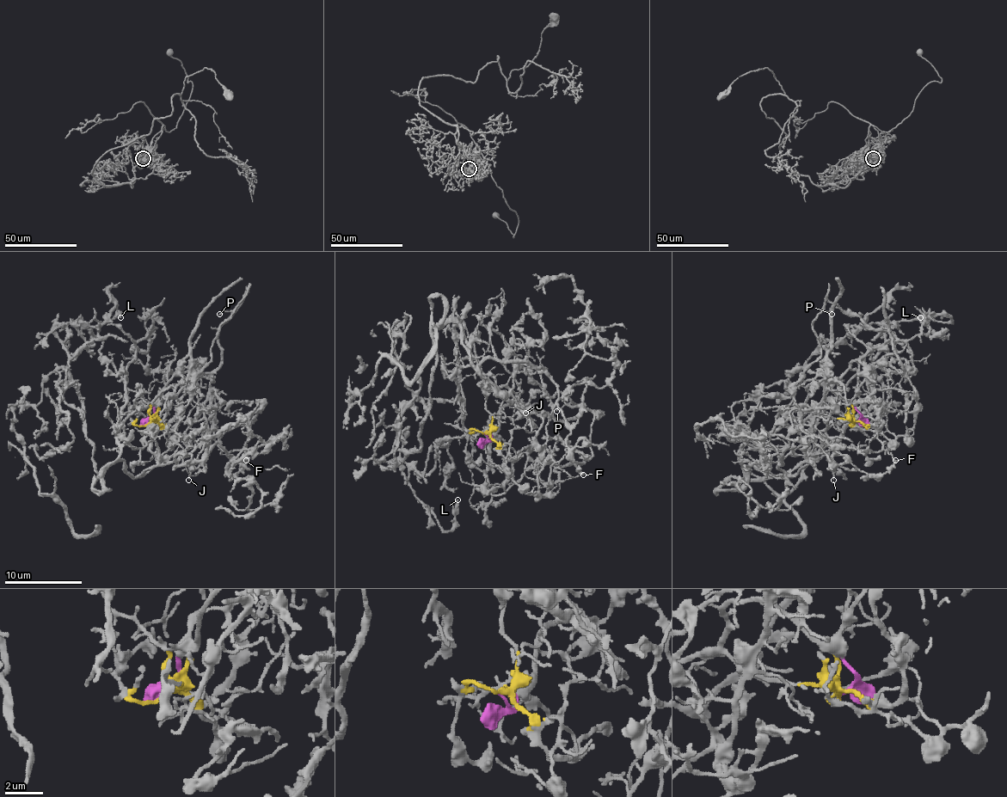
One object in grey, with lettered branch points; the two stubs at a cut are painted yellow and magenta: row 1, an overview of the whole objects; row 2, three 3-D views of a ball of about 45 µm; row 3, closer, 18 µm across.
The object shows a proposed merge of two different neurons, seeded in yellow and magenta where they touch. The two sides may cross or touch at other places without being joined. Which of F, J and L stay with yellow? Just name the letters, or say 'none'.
F, J, L

